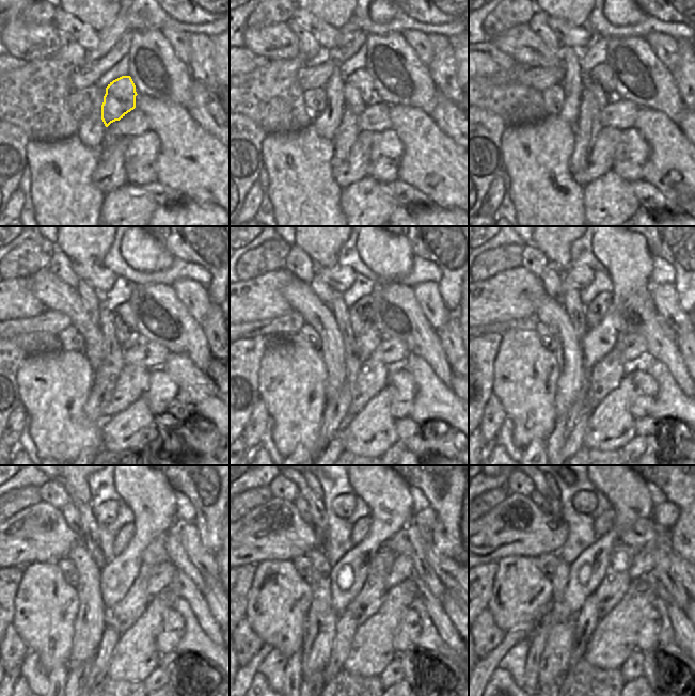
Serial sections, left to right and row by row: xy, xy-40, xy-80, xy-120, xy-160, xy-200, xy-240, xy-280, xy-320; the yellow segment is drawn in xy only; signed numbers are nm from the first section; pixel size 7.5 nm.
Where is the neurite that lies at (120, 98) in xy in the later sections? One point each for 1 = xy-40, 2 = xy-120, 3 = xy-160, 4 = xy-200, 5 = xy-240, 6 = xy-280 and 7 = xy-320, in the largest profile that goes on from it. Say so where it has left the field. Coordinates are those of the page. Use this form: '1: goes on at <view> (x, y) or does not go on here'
1: goes on at xy-40 (359, 91)
2: goes on at xy-120 (124, 321)
3: goes on at xy-160 (362, 311)
4: goes on at xy-200 (596, 311)
5: goes on at xy-240 (122, 538)
6: goes on at xy-280 (361, 528)
7: goes on at xy-320 (605, 521)

